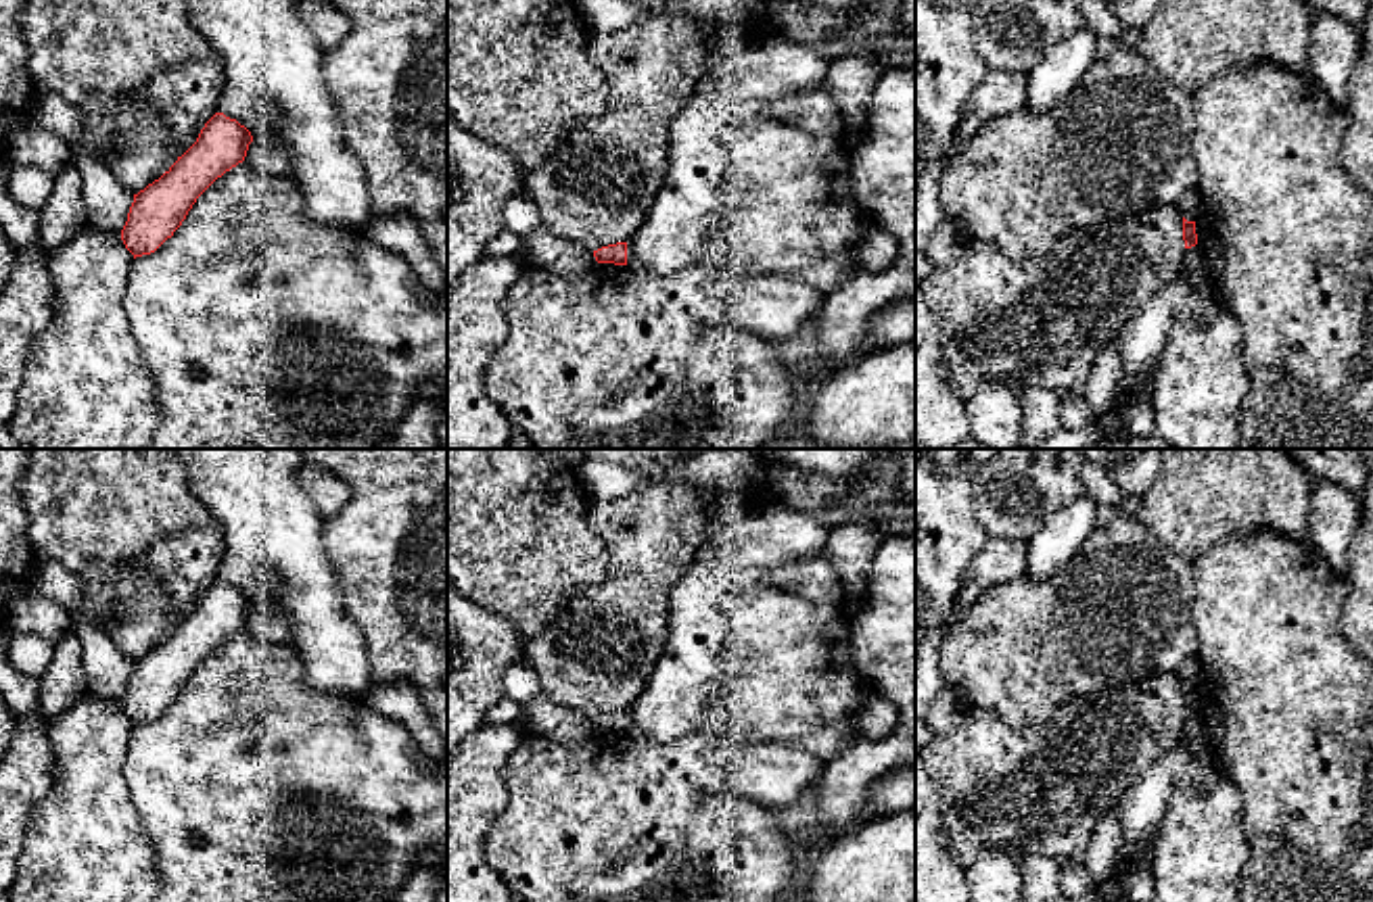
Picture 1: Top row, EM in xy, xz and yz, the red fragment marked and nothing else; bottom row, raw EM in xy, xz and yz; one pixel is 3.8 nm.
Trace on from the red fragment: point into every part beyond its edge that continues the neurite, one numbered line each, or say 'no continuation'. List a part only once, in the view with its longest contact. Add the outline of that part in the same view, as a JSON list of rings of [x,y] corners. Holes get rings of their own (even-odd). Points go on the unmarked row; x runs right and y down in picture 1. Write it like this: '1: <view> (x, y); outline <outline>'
no continuation

